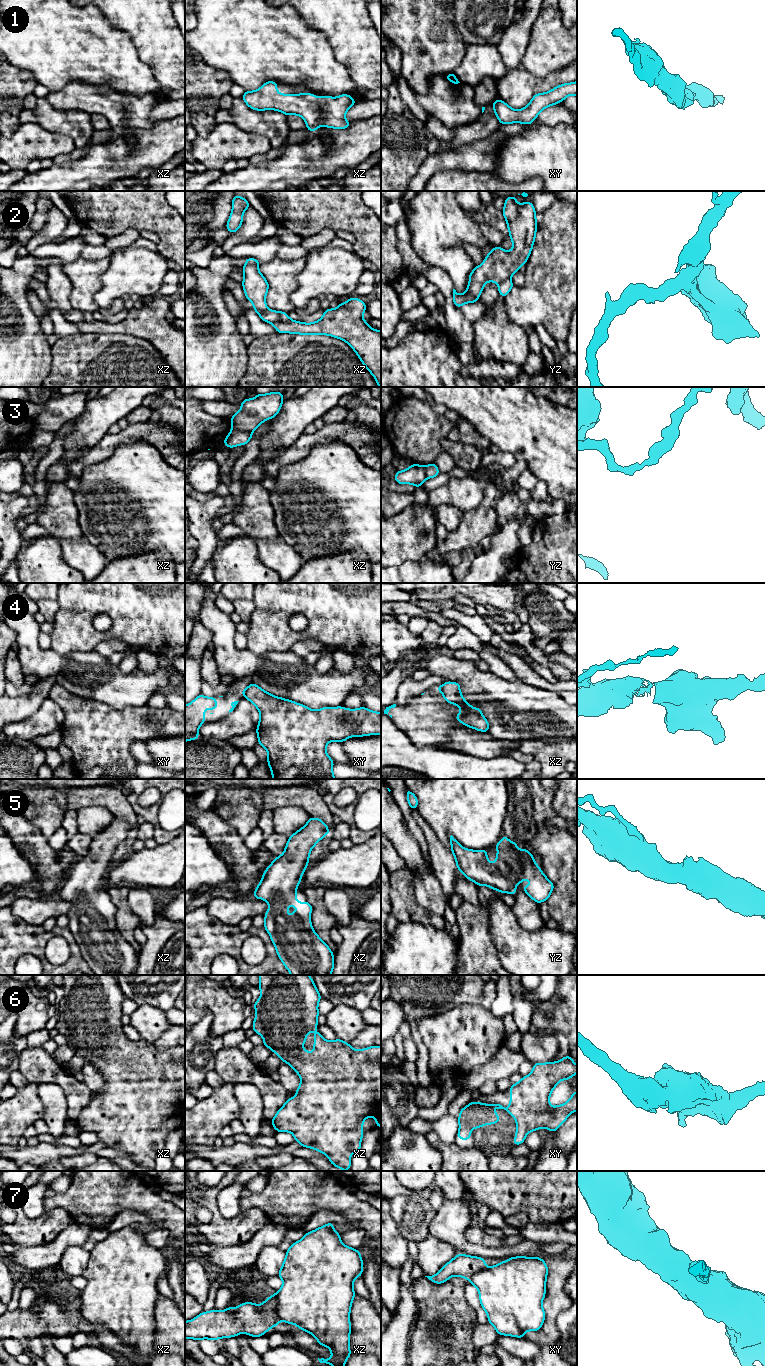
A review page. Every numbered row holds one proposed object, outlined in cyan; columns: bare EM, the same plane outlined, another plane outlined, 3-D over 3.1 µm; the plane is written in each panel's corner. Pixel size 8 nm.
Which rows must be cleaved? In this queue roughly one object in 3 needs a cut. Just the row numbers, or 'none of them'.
2, 3, 4, 7

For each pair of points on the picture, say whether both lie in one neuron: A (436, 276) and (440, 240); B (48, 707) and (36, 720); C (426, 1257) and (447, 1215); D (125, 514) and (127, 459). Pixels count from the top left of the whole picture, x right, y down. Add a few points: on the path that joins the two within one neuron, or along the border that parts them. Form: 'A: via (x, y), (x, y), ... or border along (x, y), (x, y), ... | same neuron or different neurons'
A: border along (428, 264), (441, 267), (449, 276), (452, 284) | different neurons
B: via (46, 710), (39, 717) | same neuron
C: border along (429, 1234), (451, 1244), (456, 1249) | different neurons
D: via (127, 500), (127, 473) | same neuron

